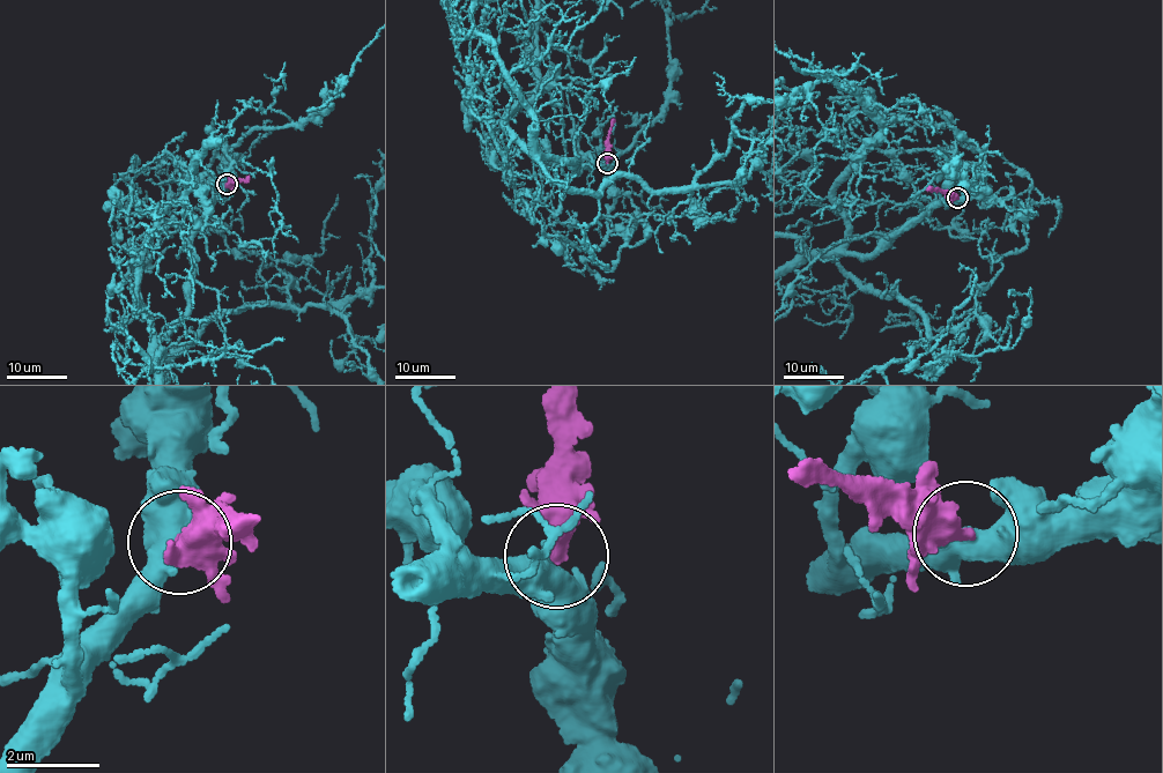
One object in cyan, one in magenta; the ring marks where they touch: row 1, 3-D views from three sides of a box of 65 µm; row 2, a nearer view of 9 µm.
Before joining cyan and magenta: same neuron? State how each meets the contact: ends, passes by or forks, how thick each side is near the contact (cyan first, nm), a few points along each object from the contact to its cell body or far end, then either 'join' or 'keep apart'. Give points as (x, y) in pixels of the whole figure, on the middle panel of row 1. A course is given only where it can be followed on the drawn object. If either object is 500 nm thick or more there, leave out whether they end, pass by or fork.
500/440 nm | magenta via (606, 163), (606, 142), (614, 118) | keep apart

